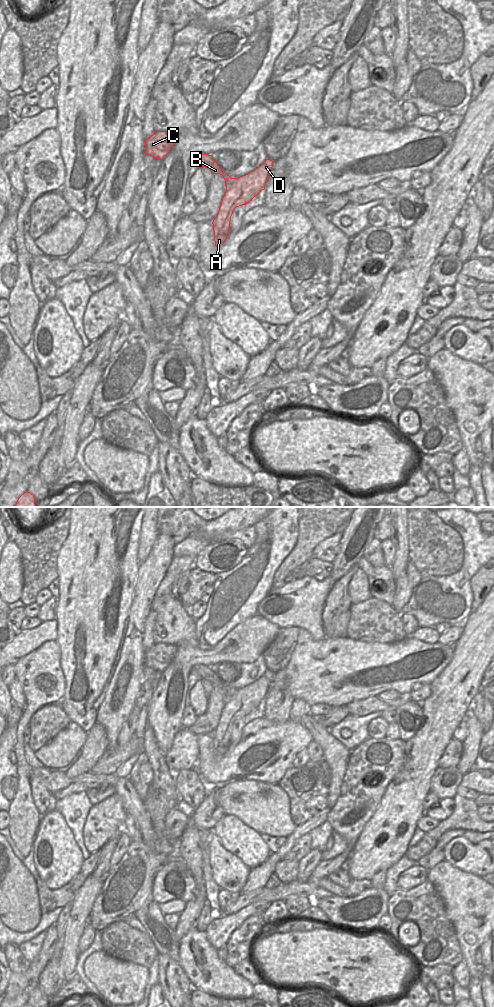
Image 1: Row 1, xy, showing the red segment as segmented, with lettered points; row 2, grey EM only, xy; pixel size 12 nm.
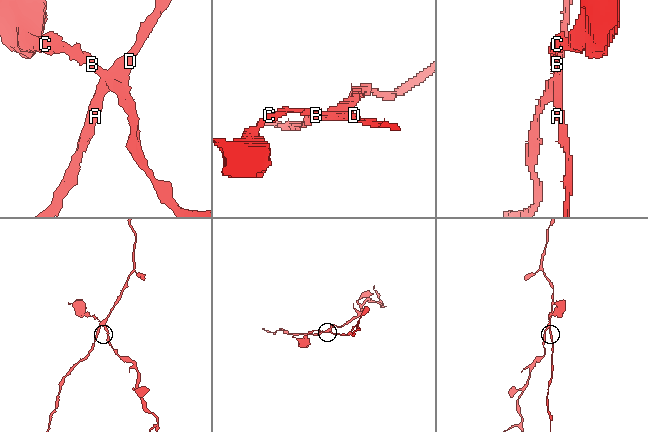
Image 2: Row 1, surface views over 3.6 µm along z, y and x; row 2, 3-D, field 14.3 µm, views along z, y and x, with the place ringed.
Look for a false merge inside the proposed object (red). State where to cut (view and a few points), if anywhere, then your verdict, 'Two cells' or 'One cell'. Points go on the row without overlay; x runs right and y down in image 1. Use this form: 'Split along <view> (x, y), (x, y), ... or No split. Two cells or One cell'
Split along xy (236, 691), (226, 699). Two cells.

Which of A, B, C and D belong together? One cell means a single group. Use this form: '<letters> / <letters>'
A D / B C

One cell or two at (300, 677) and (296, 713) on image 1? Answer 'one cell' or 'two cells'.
two cells

